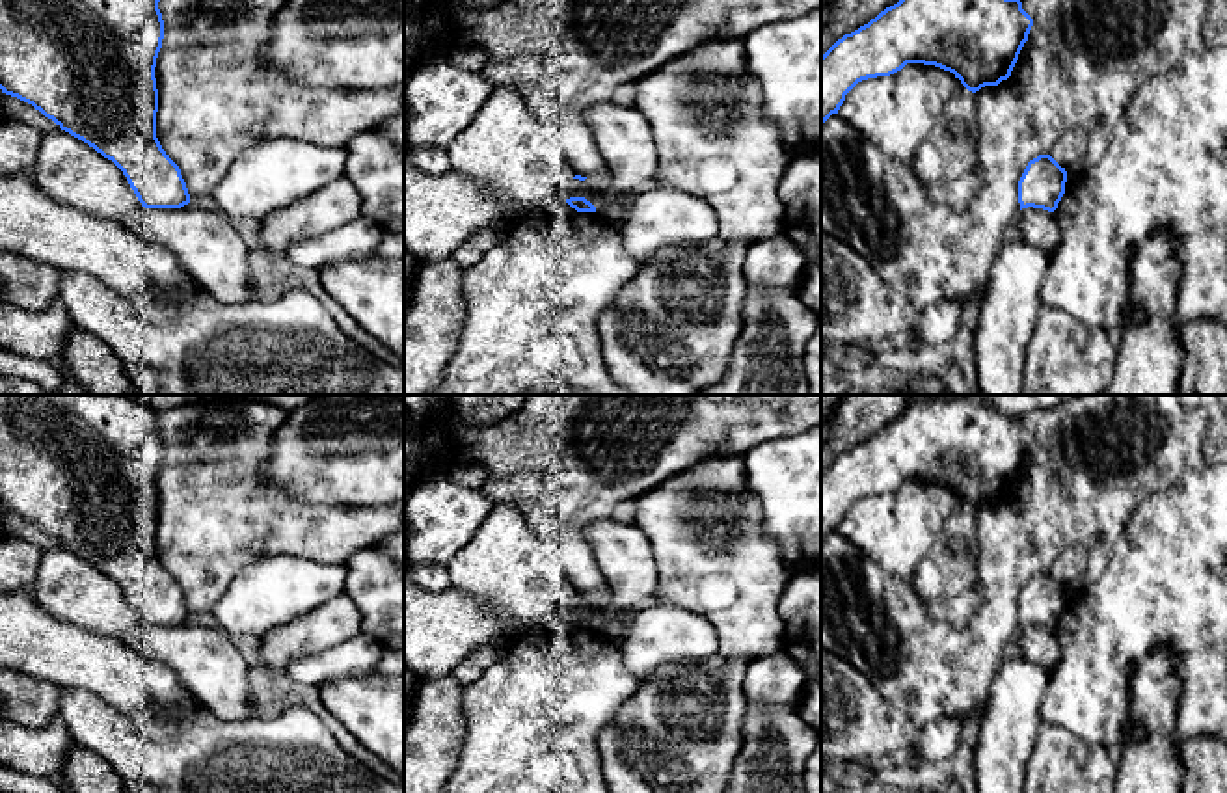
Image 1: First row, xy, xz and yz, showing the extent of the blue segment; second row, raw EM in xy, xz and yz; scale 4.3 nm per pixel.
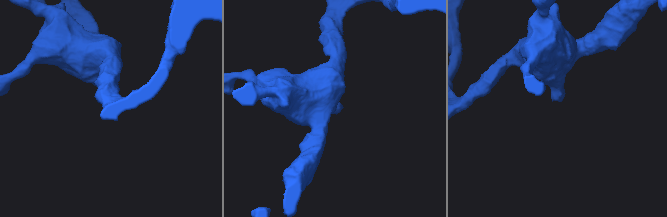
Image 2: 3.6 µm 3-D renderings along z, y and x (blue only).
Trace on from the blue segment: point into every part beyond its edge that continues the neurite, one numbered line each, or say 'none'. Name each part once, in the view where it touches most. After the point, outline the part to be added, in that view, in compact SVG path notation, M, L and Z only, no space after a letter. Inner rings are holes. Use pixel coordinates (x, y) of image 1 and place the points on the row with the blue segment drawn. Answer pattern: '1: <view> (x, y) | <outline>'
none

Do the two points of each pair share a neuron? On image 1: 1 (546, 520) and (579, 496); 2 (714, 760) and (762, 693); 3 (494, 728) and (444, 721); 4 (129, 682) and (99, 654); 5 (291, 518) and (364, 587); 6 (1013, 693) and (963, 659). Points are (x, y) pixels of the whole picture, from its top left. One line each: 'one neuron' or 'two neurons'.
1: one neuron
2: two neurons
3: two neurons
4: one neuron
5: two neurons
6: two neurons

